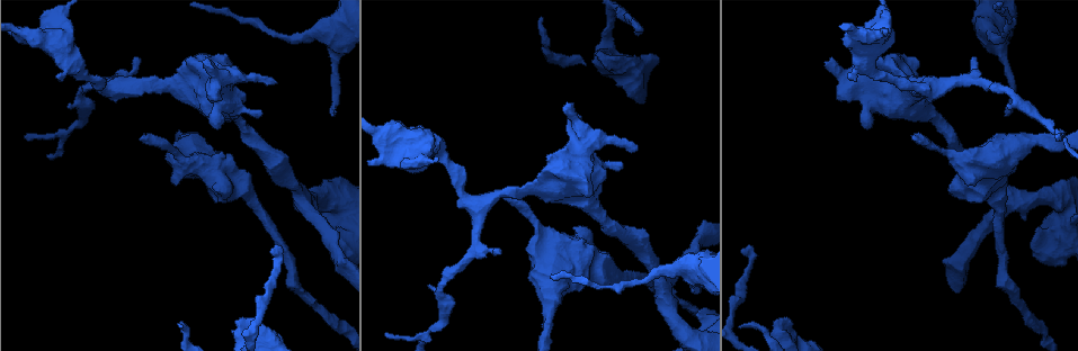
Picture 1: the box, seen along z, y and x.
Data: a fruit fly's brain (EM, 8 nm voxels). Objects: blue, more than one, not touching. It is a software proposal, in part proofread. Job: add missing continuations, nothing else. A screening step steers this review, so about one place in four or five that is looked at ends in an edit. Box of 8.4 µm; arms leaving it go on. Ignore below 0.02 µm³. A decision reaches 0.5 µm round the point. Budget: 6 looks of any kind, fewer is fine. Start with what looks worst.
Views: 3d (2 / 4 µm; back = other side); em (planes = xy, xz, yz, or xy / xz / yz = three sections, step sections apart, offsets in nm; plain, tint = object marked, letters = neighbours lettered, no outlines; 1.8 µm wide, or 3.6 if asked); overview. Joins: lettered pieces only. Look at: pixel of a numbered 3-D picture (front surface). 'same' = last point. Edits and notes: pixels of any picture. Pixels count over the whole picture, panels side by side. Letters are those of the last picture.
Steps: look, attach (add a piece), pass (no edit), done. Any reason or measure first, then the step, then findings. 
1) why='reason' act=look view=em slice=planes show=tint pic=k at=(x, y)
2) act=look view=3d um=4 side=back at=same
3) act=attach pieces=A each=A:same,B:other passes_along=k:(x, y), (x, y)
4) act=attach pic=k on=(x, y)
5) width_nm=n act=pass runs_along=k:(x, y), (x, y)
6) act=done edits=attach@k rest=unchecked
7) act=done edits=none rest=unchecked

why='free end' act=look view=em slice=planes show=letters pic=1 at=(635, 150)

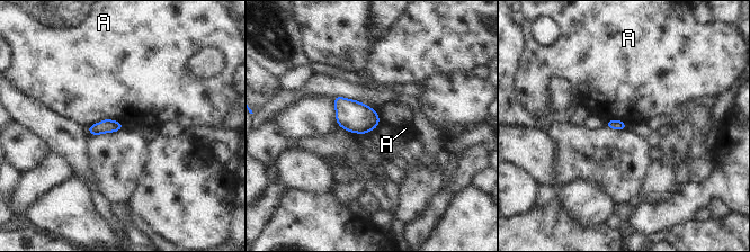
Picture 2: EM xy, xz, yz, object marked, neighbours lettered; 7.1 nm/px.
longest_contact=A:280nm act=pass each=A:other found='none of them fits'

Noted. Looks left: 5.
why='an open end' act=look view=em slice=xz step=4 show=tint pic=1 at=(332, 114)

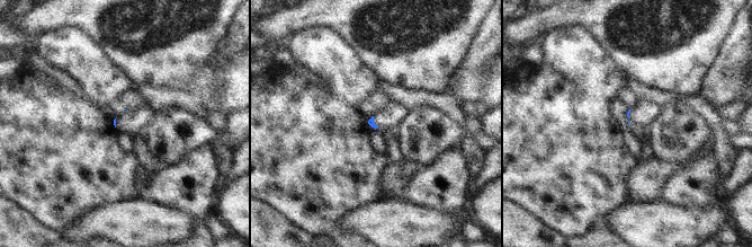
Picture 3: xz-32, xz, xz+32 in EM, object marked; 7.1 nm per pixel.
why='another direction' act=look view=em slice=planes show=letters at=same

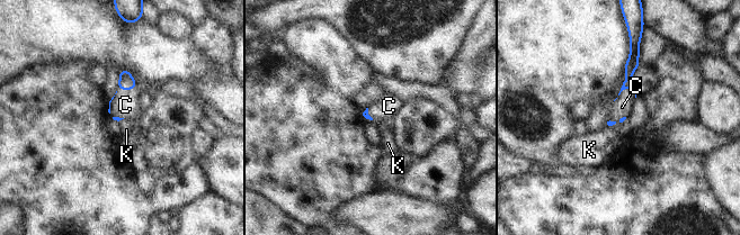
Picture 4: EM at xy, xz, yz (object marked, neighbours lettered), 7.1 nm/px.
act=attach pieces=C each=C:same,K:other found='the cell continues'

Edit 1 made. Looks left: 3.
why='an open end' act=look view=em slice=planes show=letters pic=1 at=(498, 254)

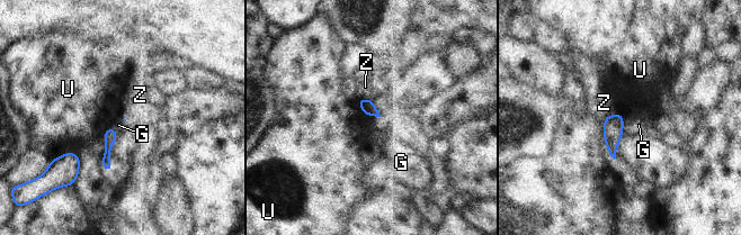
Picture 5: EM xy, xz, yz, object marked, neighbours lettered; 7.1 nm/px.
act=pass each=G:other,U:other,Z:other border=5:(358, 99), (366, 115), (380, 117) found='none of them fits'

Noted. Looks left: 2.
act=done edits=attach@4 rest=unchecked

